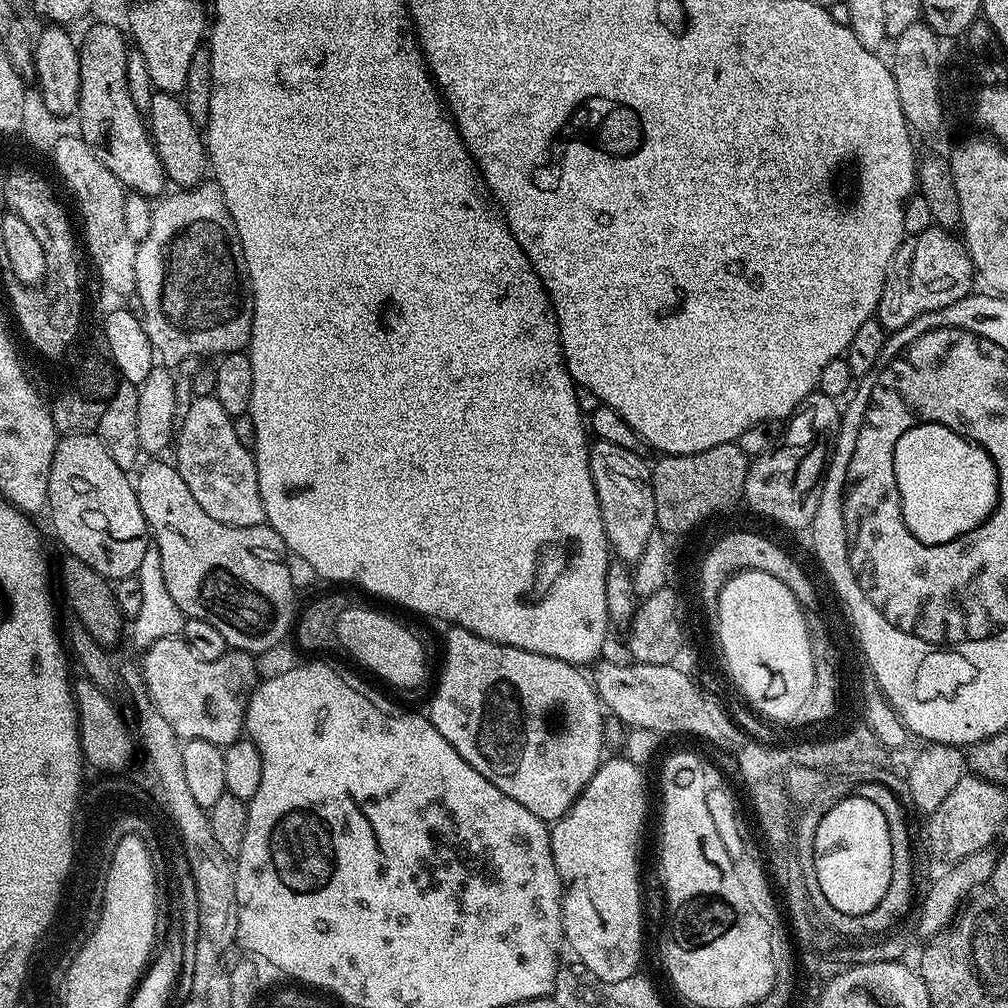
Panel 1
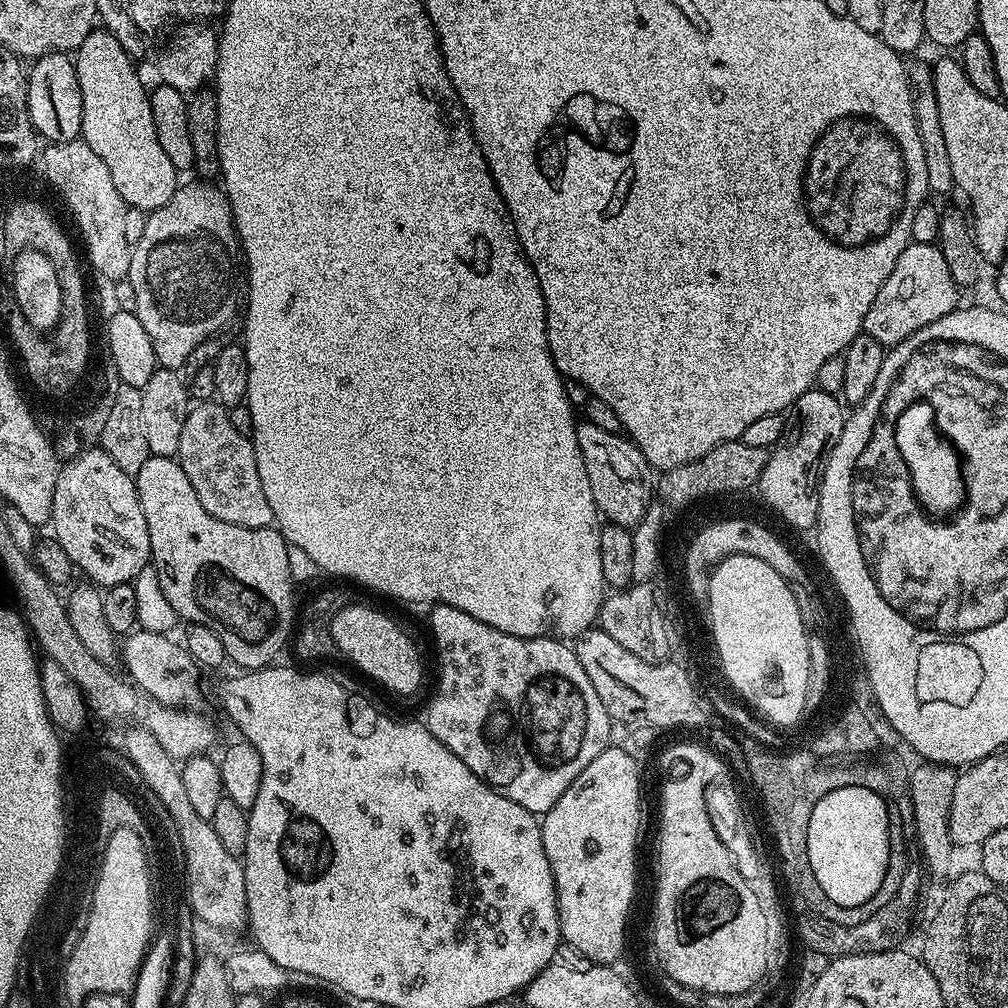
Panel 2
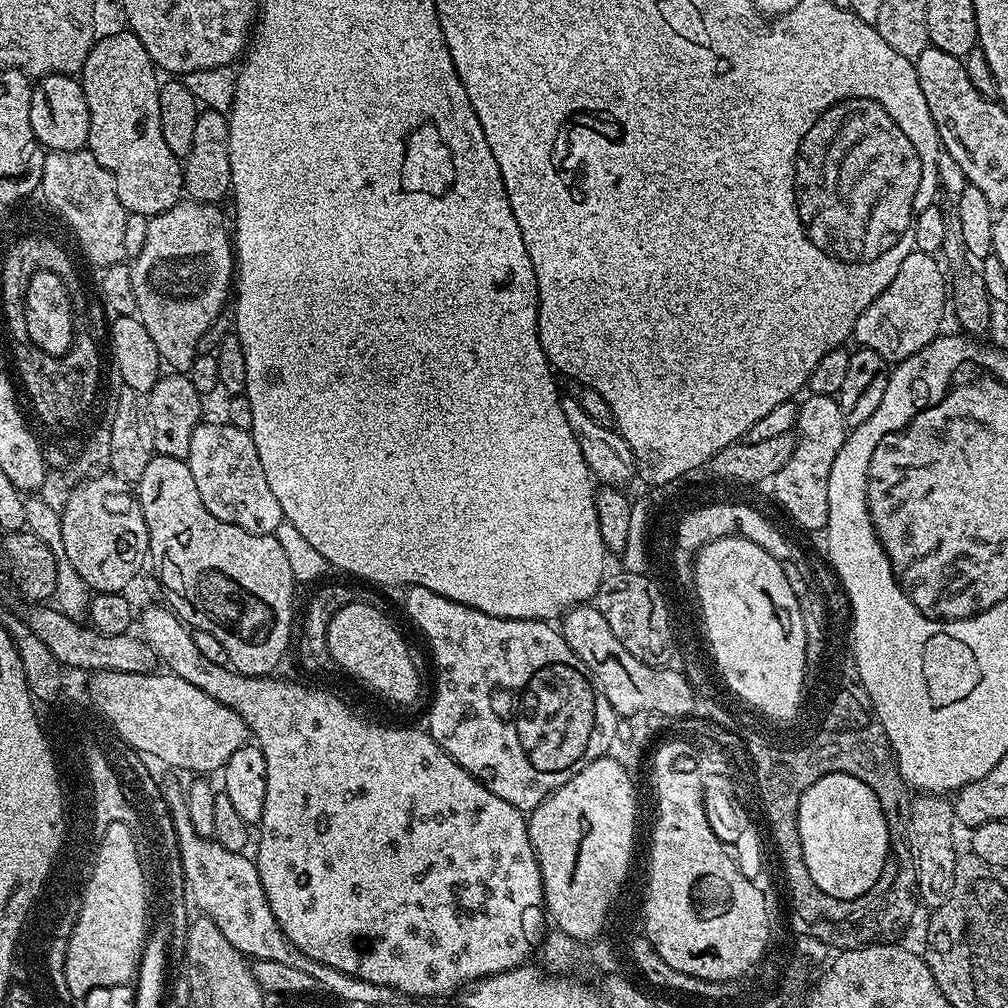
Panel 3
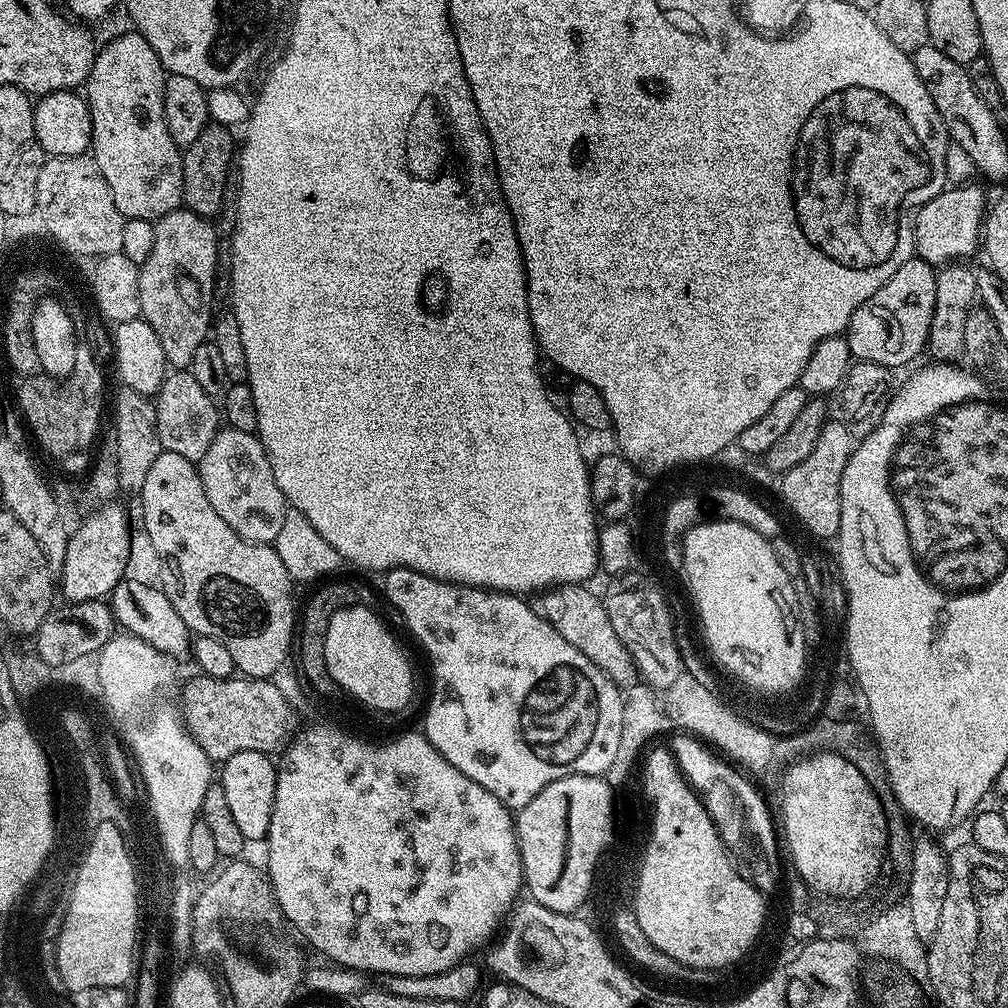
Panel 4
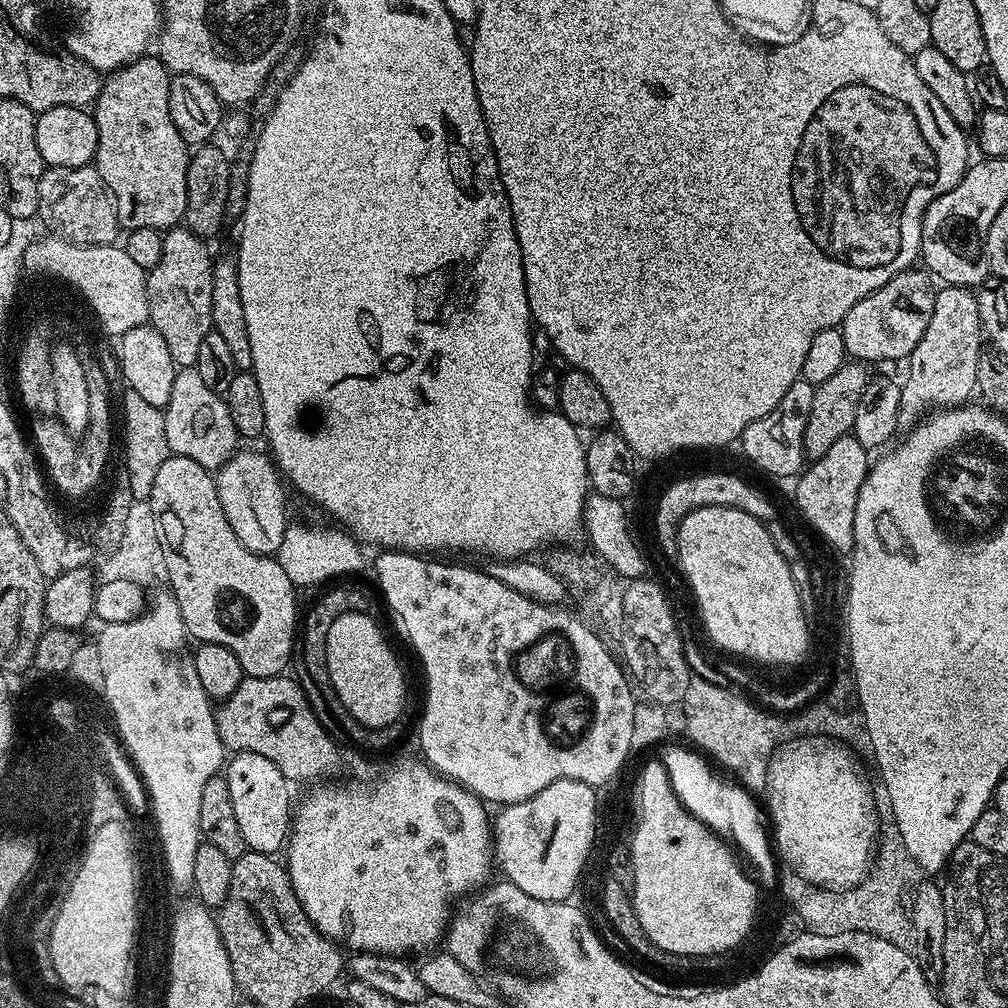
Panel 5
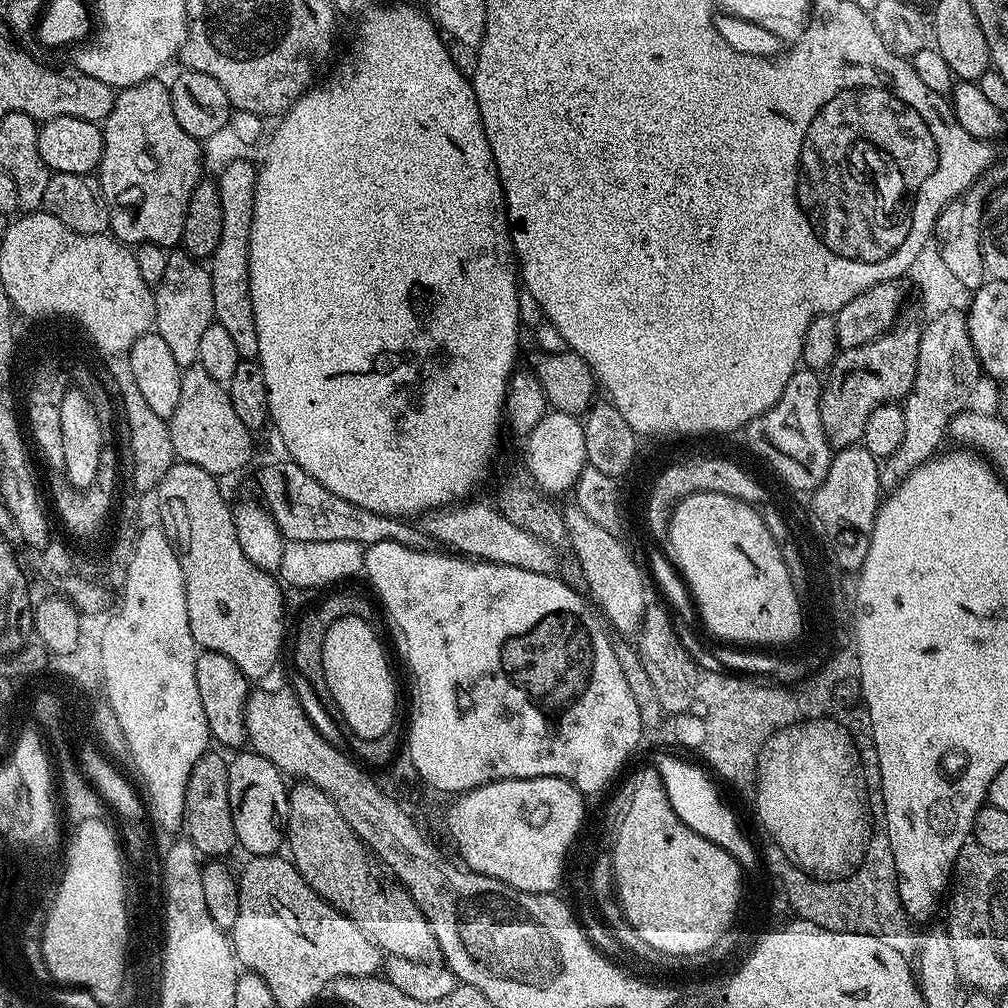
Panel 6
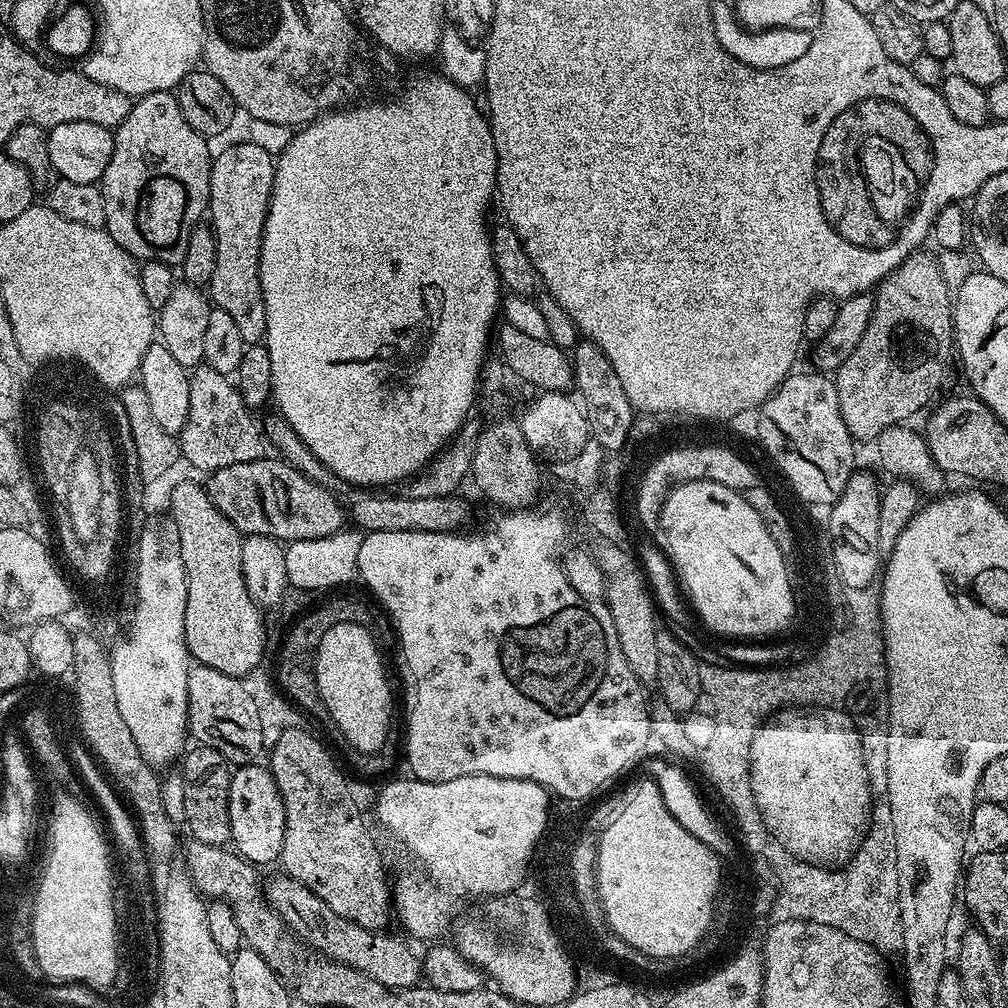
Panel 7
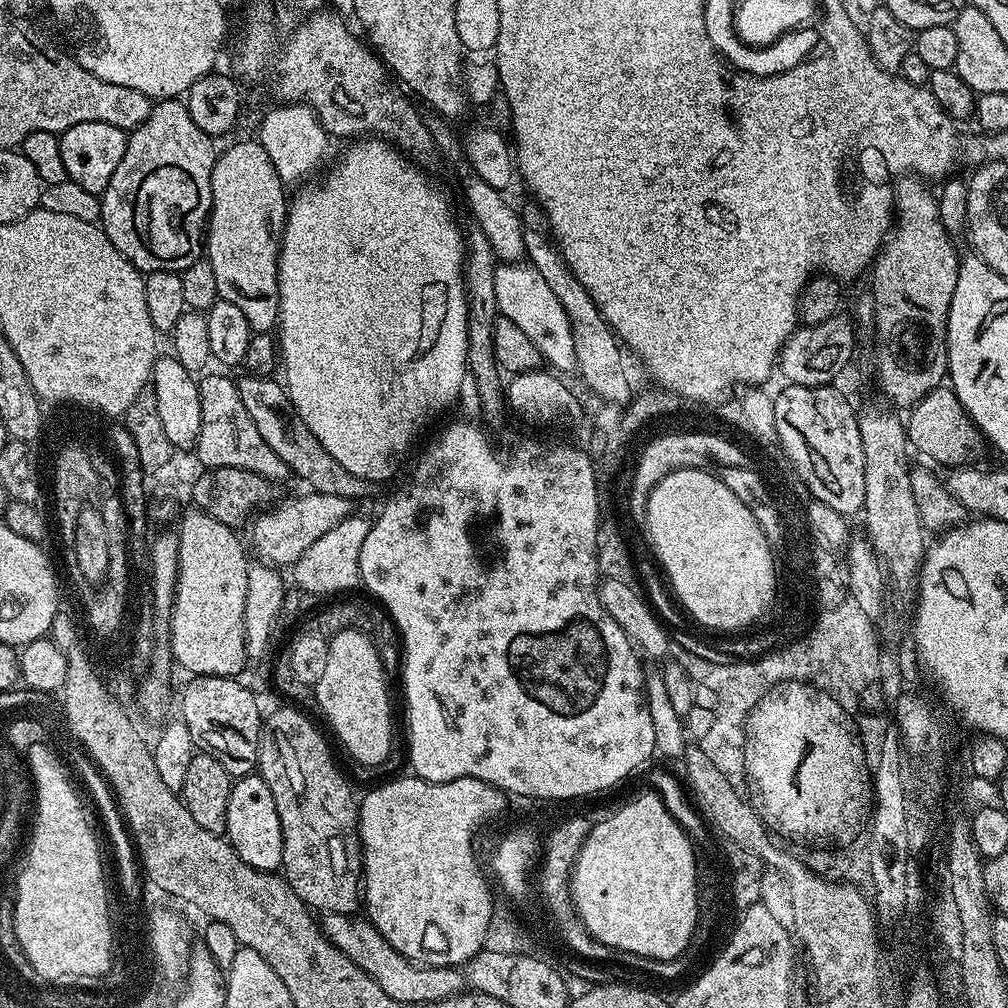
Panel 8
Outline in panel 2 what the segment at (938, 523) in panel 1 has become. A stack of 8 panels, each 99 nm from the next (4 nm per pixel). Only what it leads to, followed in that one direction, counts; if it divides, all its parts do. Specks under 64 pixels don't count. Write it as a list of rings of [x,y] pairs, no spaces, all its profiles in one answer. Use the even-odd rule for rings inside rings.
[[[912,404],[910,410],[902,414],[896,424],[896,445],[908,467],[912,491],[921,508],[936,518],[955,513],[966,495],[962,460],[956,449],[941,436],[929,404]]]

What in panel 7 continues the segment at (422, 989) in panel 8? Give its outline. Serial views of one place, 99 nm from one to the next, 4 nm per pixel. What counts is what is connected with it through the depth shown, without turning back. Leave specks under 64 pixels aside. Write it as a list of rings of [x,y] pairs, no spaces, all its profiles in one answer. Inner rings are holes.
[[[287,874],[279,875],[274,877],[269,884],[267,881],[263,885],[264,898],[268,901],[268,905],[281,916],[286,927],[294,935],[299,936],[309,949],[323,954],[327,959],[334,960],[338,964],[345,964],[362,974],[366,974],[370,978],[374,978],[374,982],[380,982],[384,987],[403,989],[412,988],[421,983],[422,960],[419,955],[416,957],[412,953],[411,946],[413,947],[413,945],[407,939],[404,939],[404,941],[399,940],[396,936],[387,936],[389,933],[384,930],[379,932],[366,930],[362,926],[358,926],[354,922],[350,922],[346,918],[334,914],[334,910],[330,910],[330,906],[326,906],[326,902],[322,902],[322,898],[318,898],[318,894],[314,894],[314,890],[306,890],[306,886],[302,886],[302,882],[298,882],[293,876]]]

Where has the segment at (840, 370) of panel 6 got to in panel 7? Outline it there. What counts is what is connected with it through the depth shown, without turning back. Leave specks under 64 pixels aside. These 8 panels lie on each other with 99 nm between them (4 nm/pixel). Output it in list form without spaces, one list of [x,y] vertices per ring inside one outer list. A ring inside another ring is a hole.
[[[917,250],[906,257],[876,285],[872,317],[862,334],[862,342],[854,346],[852,353],[834,373],[842,422],[846,422],[846,430],[850,430],[853,441],[875,441],[890,426],[911,421],[911,416],[918,415],[920,411],[923,413],[933,403],[932,395],[944,380],[948,351],[951,353],[954,348],[953,311],[950,288],[940,272],[937,259],[933,255],[927,256],[924,250]]]

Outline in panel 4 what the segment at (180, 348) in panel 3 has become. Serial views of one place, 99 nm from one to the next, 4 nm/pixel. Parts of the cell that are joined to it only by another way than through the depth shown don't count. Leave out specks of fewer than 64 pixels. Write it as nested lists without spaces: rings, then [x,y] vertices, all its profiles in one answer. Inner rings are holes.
[[[184,206],[160,217],[155,221],[154,250],[150,252],[150,258],[146,258],[146,262],[139,265],[140,316],[147,324],[154,326],[154,334],[158,334],[162,350],[166,350],[169,365],[176,370],[191,369],[198,346],[202,346],[209,339],[210,329],[214,324],[212,291],[216,288],[216,255],[220,252],[220,244],[216,241],[212,224],[211,219],[204,219]]]

